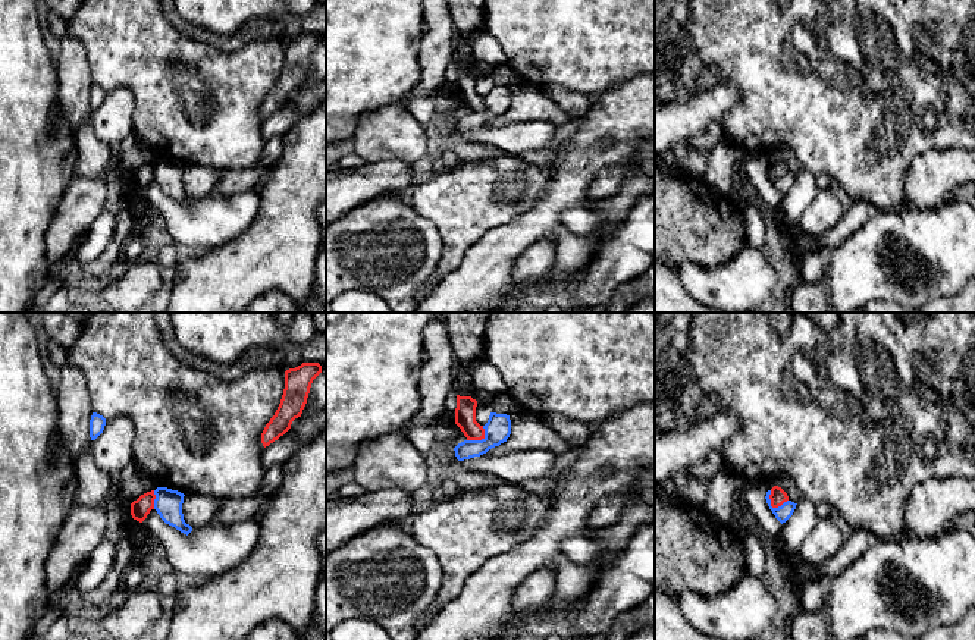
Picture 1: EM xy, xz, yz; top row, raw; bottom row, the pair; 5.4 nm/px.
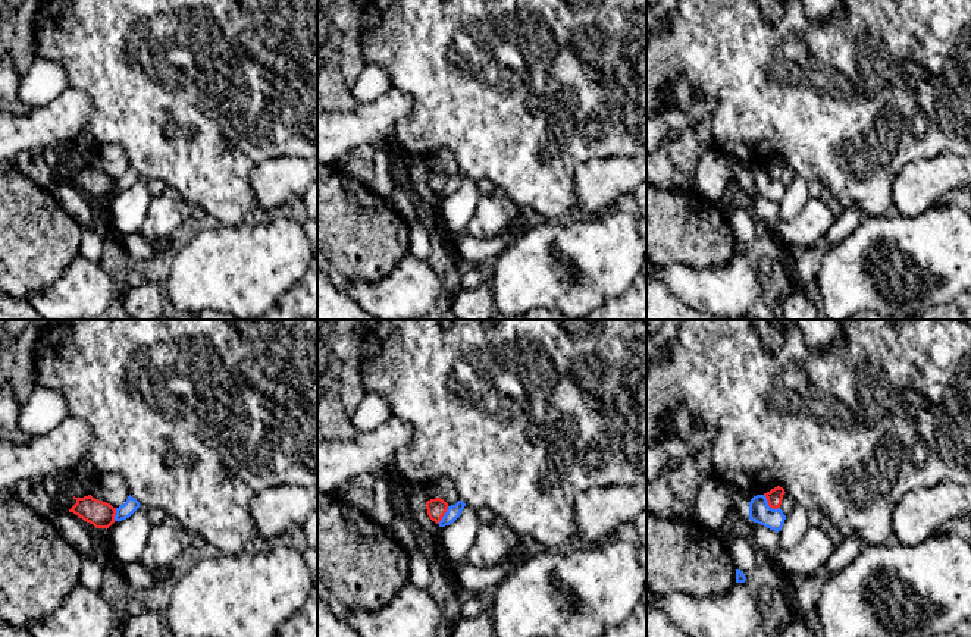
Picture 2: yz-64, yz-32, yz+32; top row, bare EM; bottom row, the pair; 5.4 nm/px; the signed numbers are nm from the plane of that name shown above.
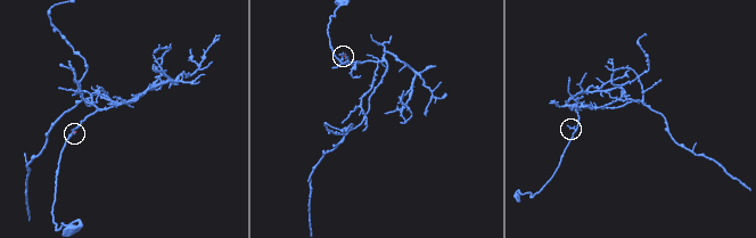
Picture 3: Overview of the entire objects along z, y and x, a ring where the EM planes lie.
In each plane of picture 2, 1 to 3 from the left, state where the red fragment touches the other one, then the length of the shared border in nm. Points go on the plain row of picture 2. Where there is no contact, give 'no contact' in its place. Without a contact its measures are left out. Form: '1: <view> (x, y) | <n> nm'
1: yz-64 (116, 185) | 70 nm
2: yz-32 (444, 187) | 110 nm
3: yz+32 (767, 176) | 120 nm

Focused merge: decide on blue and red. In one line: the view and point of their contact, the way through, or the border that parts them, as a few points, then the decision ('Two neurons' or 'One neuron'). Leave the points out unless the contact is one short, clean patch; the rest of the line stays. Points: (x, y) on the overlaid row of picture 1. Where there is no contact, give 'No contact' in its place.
Touches blue at yz (771, 507). Boundary: yz (770, 491), (770, 504), (773, 507), (780, 507), (787, 499). Two neurons

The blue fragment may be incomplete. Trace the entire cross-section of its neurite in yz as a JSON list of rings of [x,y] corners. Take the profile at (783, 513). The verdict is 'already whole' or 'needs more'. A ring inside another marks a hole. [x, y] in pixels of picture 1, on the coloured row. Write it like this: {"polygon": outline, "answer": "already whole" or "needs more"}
{"polygon": [[[768,490],[768,492],[766,492],[766,496],[765,496],[769,509],[772,511],[772,514],[775,515],[775,518],[777,518],[781,524],[786,523],[786,521],[793,515],[797,503],[794,503],[794,502],[791,502],[791,501],[787,501],[787,502],[784,502],[781,506],[772,508],[772,506],[771,506],[769,495],[771,495],[771,490]]], "answer": "already whole"}

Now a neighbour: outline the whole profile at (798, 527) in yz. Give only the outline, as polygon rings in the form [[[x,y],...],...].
[[[802,498],[793,515],[781,524],[783,546],[794,553],[818,521],[816,503]]]

